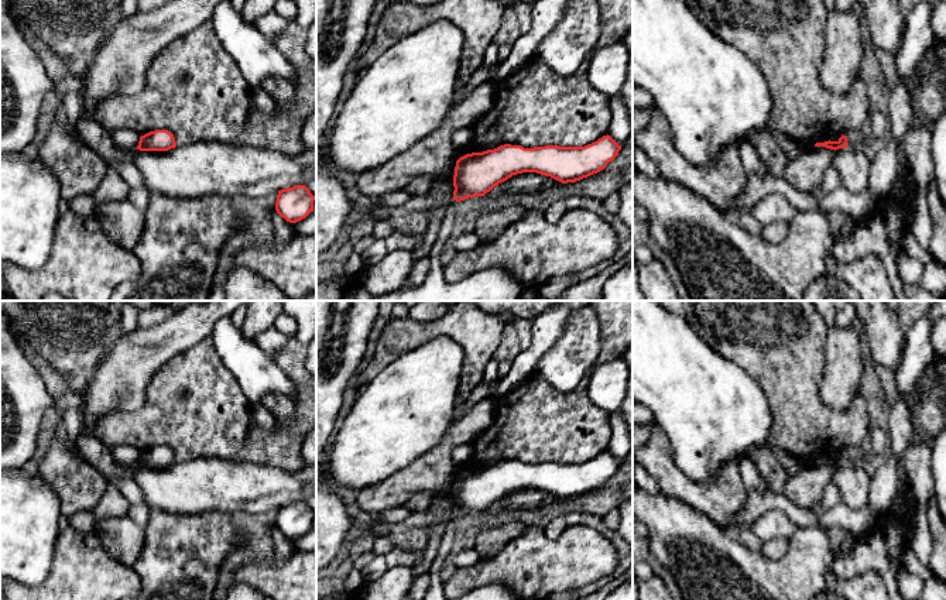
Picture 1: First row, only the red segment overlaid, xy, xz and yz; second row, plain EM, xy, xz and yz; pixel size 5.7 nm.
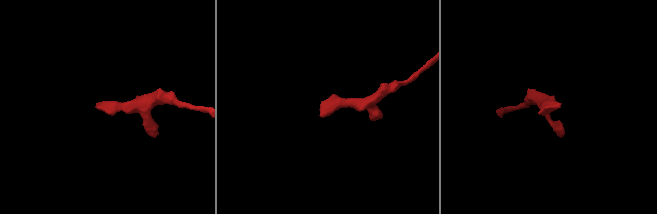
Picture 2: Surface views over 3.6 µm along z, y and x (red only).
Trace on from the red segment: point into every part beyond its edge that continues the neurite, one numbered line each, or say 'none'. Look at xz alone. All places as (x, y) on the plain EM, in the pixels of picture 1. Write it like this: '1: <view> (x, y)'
1: xz (496, 590)

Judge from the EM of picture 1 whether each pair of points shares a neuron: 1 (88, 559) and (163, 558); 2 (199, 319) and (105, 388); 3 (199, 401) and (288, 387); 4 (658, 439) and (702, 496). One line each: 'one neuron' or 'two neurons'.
1: two neurons
2: one neuron
3: two neurons
4: one neuron

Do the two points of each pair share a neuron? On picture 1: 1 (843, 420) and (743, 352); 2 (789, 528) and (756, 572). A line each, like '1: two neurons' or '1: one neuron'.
1: one neuron
2: two neurons

